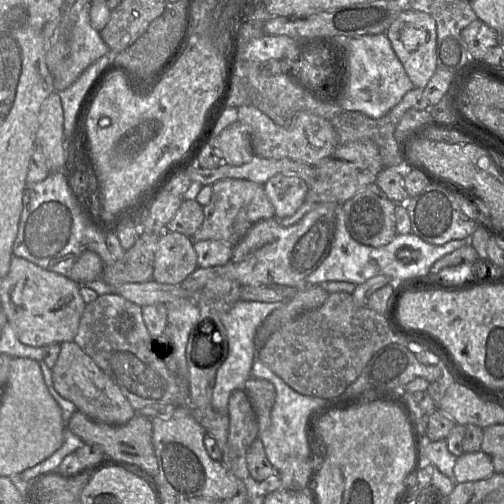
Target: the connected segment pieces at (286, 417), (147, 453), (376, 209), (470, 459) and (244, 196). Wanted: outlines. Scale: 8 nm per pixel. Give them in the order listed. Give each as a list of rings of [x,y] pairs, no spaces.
[[[255,359],[253,362],[251,377],[268,380],[276,389],[276,399],[271,411],[271,425],[265,430],[259,430],[258,434],[271,464],[280,471],[286,468],[286,460],[289,457],[307,459],[313,441],[311,420],[332,403],[332,400],[298,393],[260,359]]]
[[[76,410],[69,419],[68,428],[85,444],[100,445],[106,457],[118,463],[135,467],[158,483],[158,463],[152,442],[153,424],[149,417],[137,413],[124,425],[109,425],[94,421],[80,410]]]
[[[376,183],[367,185],[342,204],[345,224],[351,237],[361,244],[381,247],[397,235],[395,211],[397,204],[390,200]]]
[[[482,450],[465,452],[457,457],[454,467],[457,483],[482,480],[492,476],[494,473],[492,457]]]
[[[223,179],[212,185],[210,202],[203,207],[204,221],[191,237],[193,242],[218,240],[228,245],[236,245],[257,222],[275,218],[264,186],[244,179]]]

